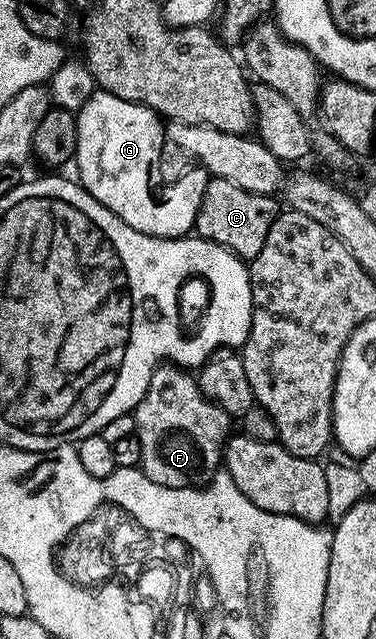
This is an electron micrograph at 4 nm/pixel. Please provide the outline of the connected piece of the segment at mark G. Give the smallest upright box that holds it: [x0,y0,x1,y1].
[75,89,210,238]

